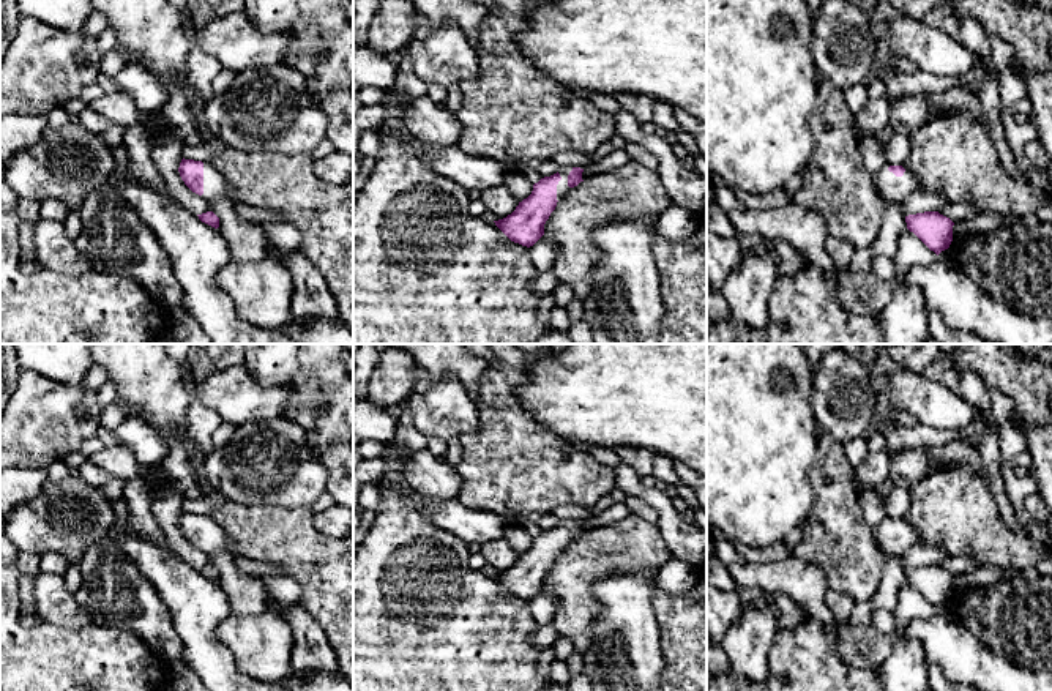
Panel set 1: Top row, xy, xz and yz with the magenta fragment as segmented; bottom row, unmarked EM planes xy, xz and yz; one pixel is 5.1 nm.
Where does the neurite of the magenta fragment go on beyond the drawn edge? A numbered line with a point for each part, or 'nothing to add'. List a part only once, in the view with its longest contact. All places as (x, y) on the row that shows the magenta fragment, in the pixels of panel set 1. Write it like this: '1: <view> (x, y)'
1: xy (215, 186)

